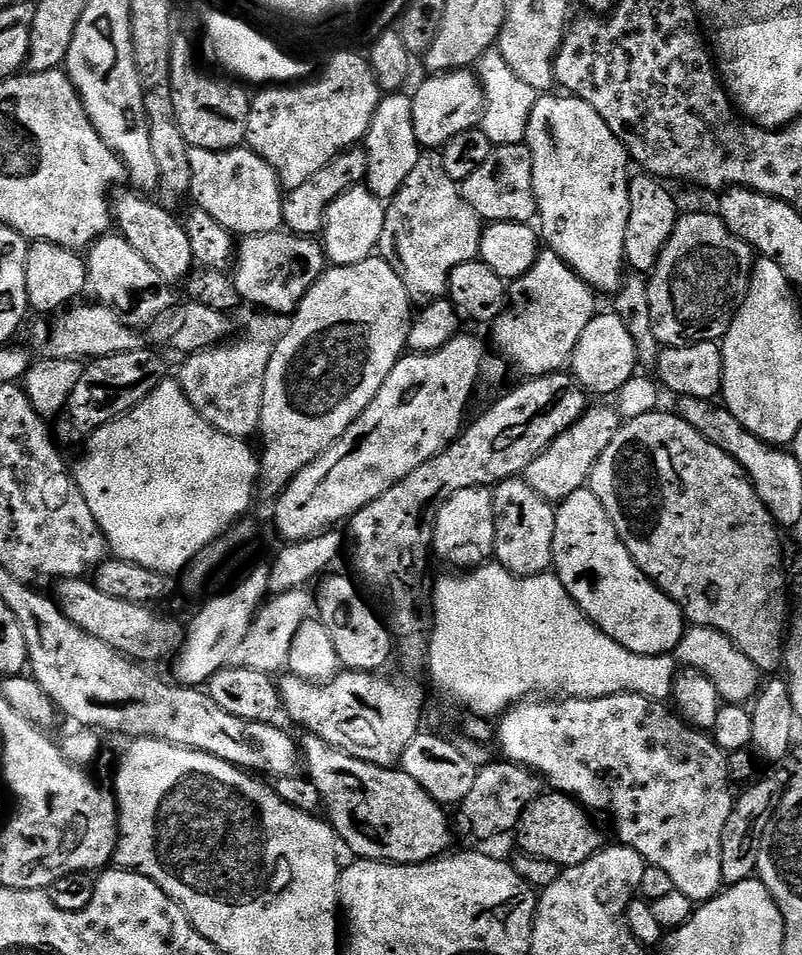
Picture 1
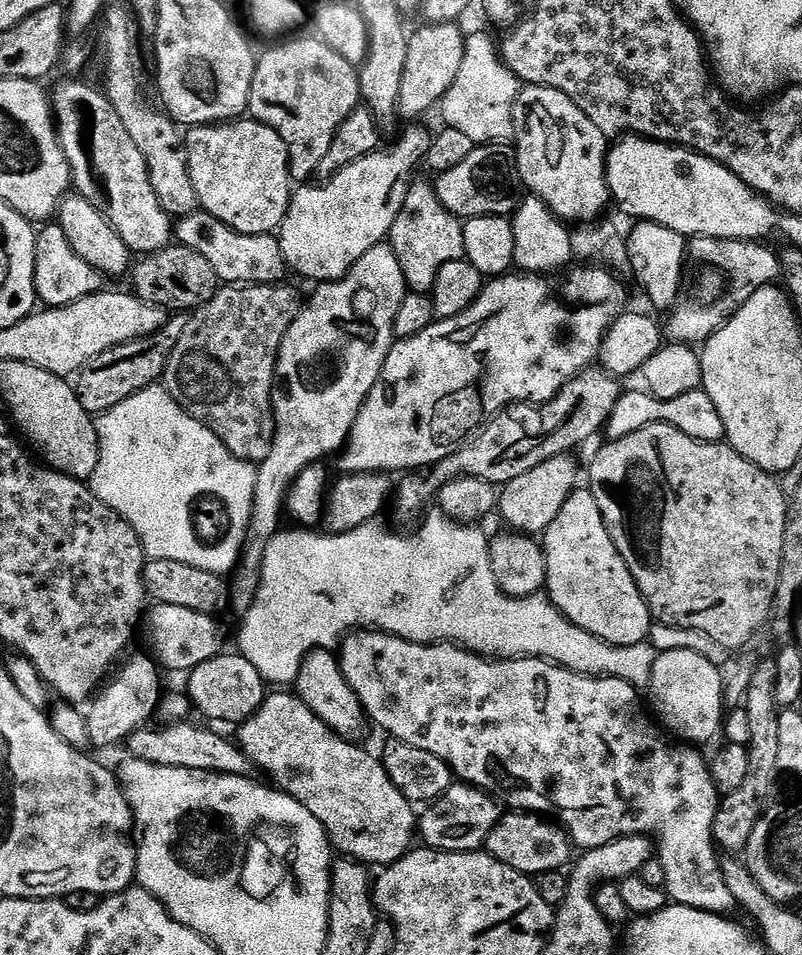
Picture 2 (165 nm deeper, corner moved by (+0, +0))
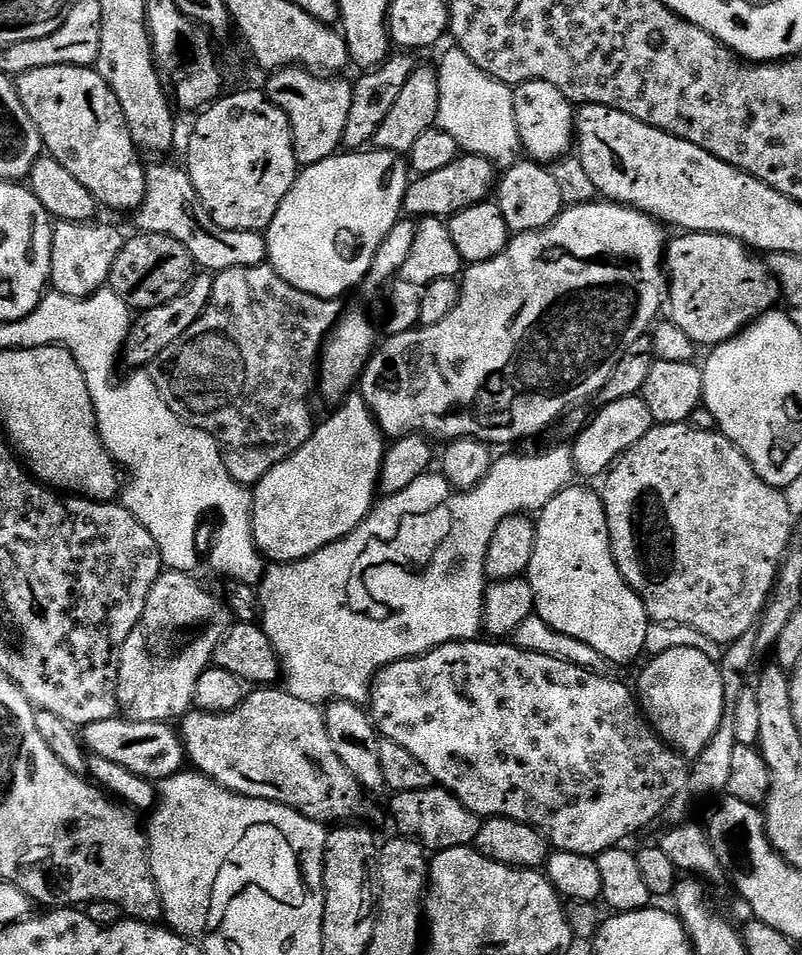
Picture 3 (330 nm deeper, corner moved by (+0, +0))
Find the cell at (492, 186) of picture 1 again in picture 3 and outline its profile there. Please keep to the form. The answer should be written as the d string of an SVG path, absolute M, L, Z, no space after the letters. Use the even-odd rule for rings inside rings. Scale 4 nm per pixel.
M464 154L443 170L416 176L404 195L403 211L412 218L451 218L464 208L485 203L493 195L497 180L498 169L486 157Z

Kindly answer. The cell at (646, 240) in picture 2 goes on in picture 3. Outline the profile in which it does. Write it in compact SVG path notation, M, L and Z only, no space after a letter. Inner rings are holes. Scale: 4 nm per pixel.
M690 232L677 236L680 236L677 240L669 239L666 244L666 316L671 324L678 326L678 330L682 330L690 337L693 344L697 346L724 344L727 340L734 339L738 333L743 332L749 324L753 324L765 312L773 311L775 304L772 303L778 300L778 289L766 267L765 261L759 255L750 254L749 249L741 240L735 240L729 236L719 236L713 232Z

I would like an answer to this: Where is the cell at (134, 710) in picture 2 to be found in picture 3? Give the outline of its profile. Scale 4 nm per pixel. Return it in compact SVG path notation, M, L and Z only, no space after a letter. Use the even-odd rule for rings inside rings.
M161 571L150 598L146 598L142 618L122 646L116 702L119 711L135 724L176 722L188 715L198 678L213 663L218 646L234 623L227 603L196 579L186 572Z

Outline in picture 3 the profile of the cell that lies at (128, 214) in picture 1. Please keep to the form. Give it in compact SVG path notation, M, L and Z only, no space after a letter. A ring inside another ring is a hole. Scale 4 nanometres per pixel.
M42 66L24 73L14 87L26 114L40 131L47 155L62 162L90 190L97 205L135 213L146 194L146 168L143 163L140 165L141 153L132 140L128 119L114 90L96 73L95 67Z

